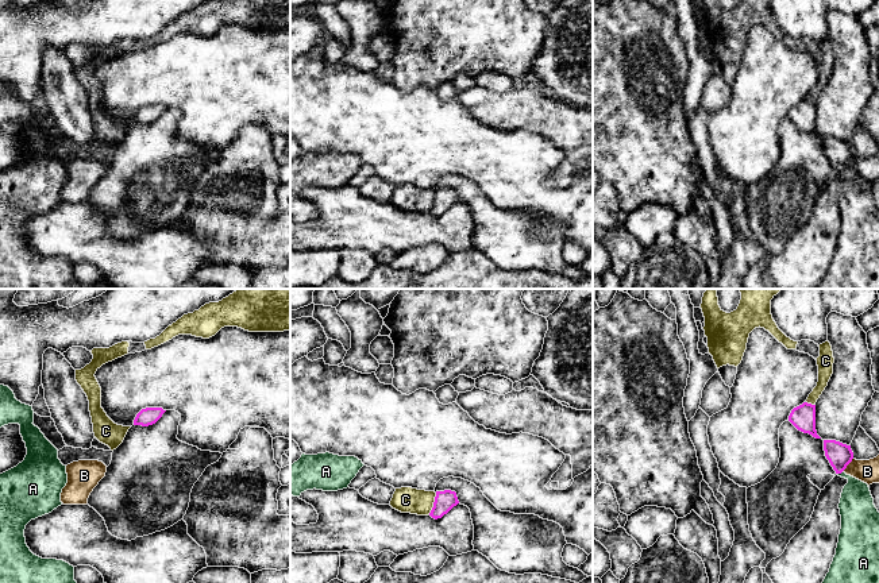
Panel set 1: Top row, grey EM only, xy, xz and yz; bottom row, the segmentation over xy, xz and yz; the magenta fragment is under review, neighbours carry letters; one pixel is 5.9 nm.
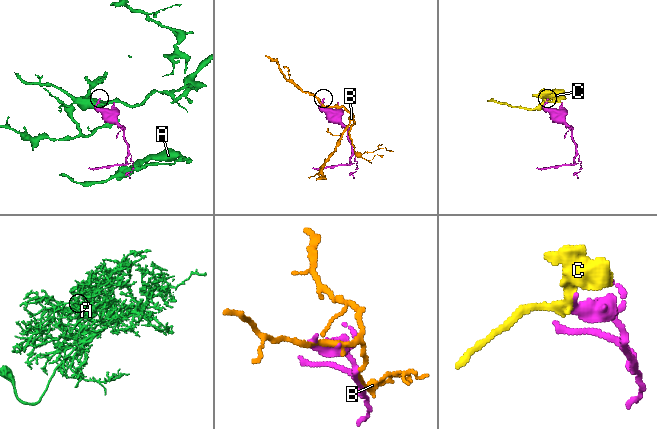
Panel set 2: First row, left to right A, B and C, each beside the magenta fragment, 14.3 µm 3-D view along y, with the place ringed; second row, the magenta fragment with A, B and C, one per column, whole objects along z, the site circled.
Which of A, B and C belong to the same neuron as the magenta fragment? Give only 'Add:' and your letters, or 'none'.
Add: none

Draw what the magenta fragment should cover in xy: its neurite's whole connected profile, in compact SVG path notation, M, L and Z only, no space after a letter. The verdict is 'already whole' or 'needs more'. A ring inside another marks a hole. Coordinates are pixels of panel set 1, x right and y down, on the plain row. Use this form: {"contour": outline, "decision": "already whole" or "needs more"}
{"contour": "M146 105L146 107L142 107L136 112L136 115L134 117L134 123L142 123L142 124L153 123L162 115L162 112L165 109L166 108L163 108L162 105Z", "decision": "already whole"}

